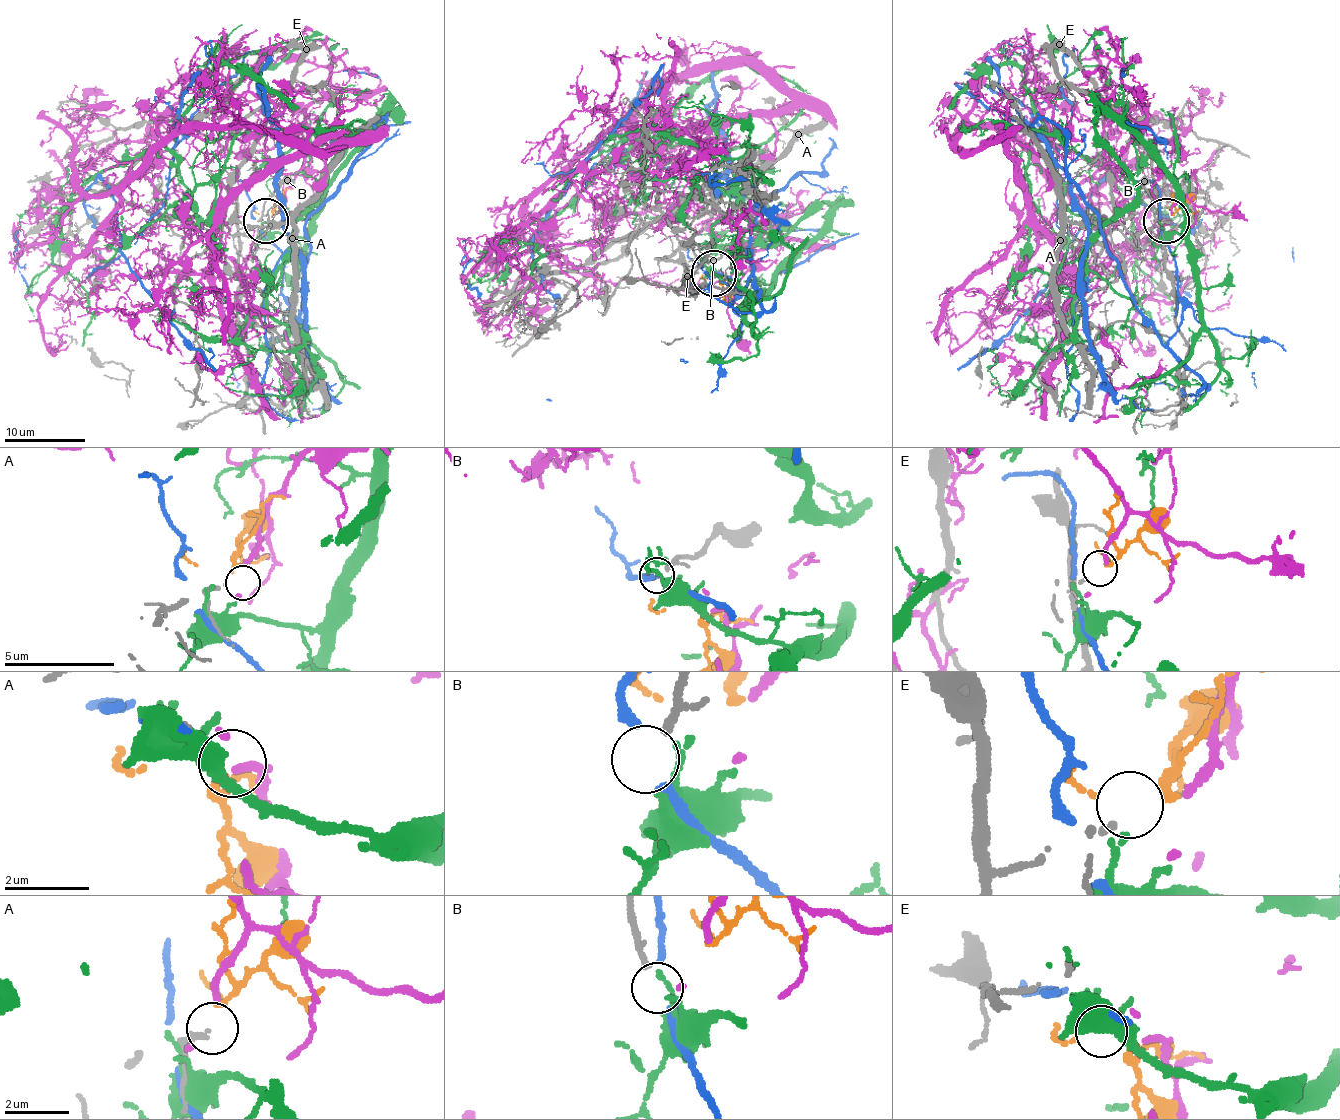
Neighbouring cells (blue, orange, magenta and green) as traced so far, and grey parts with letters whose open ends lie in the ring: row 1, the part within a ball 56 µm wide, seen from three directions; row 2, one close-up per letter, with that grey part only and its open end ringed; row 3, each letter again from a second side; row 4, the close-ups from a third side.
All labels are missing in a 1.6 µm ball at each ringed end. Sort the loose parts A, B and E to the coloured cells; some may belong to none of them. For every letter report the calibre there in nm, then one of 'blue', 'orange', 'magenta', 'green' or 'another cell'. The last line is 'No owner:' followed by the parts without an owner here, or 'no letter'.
A: calibre 180 nm; another cell
B: calibre 140 nm; blue
E: calibre 120 nm; orange
No owner: A

